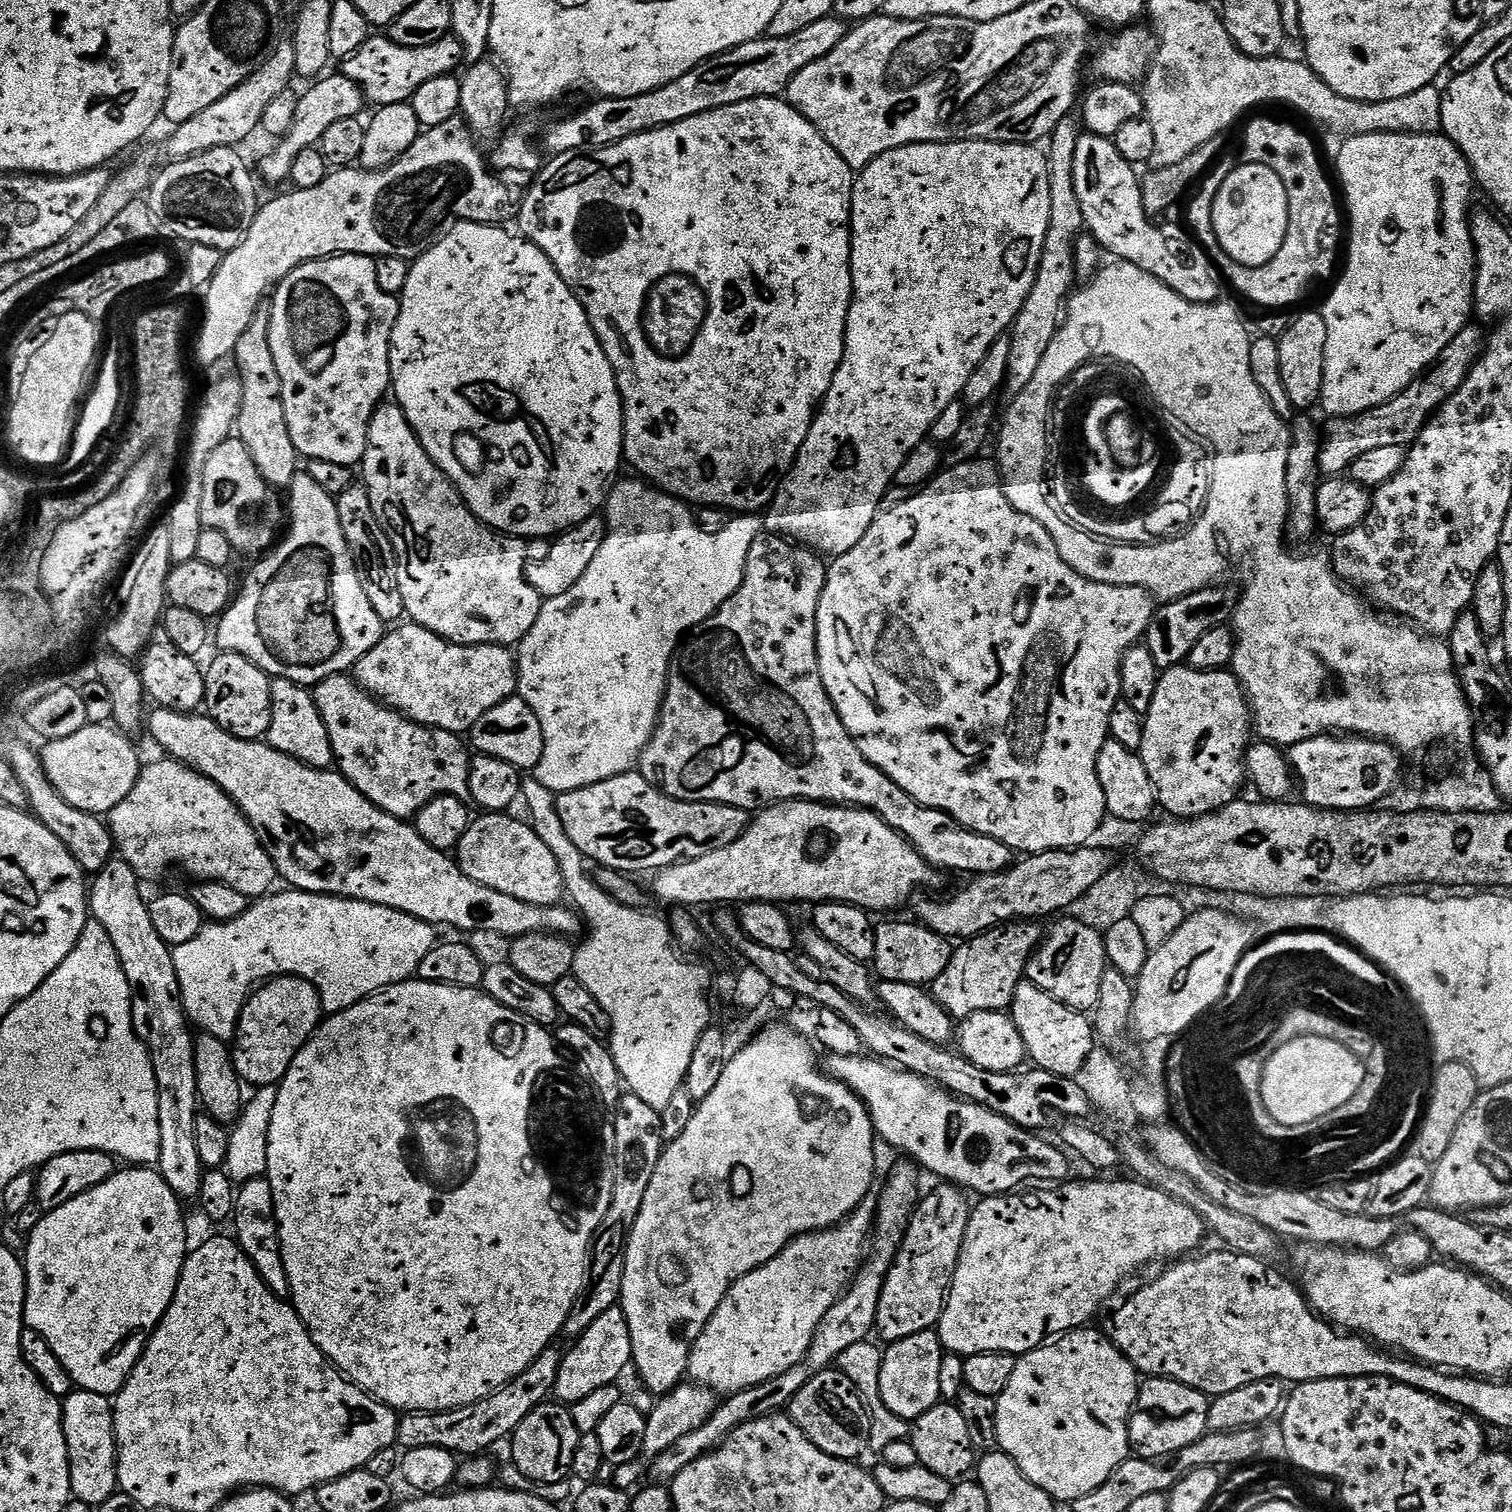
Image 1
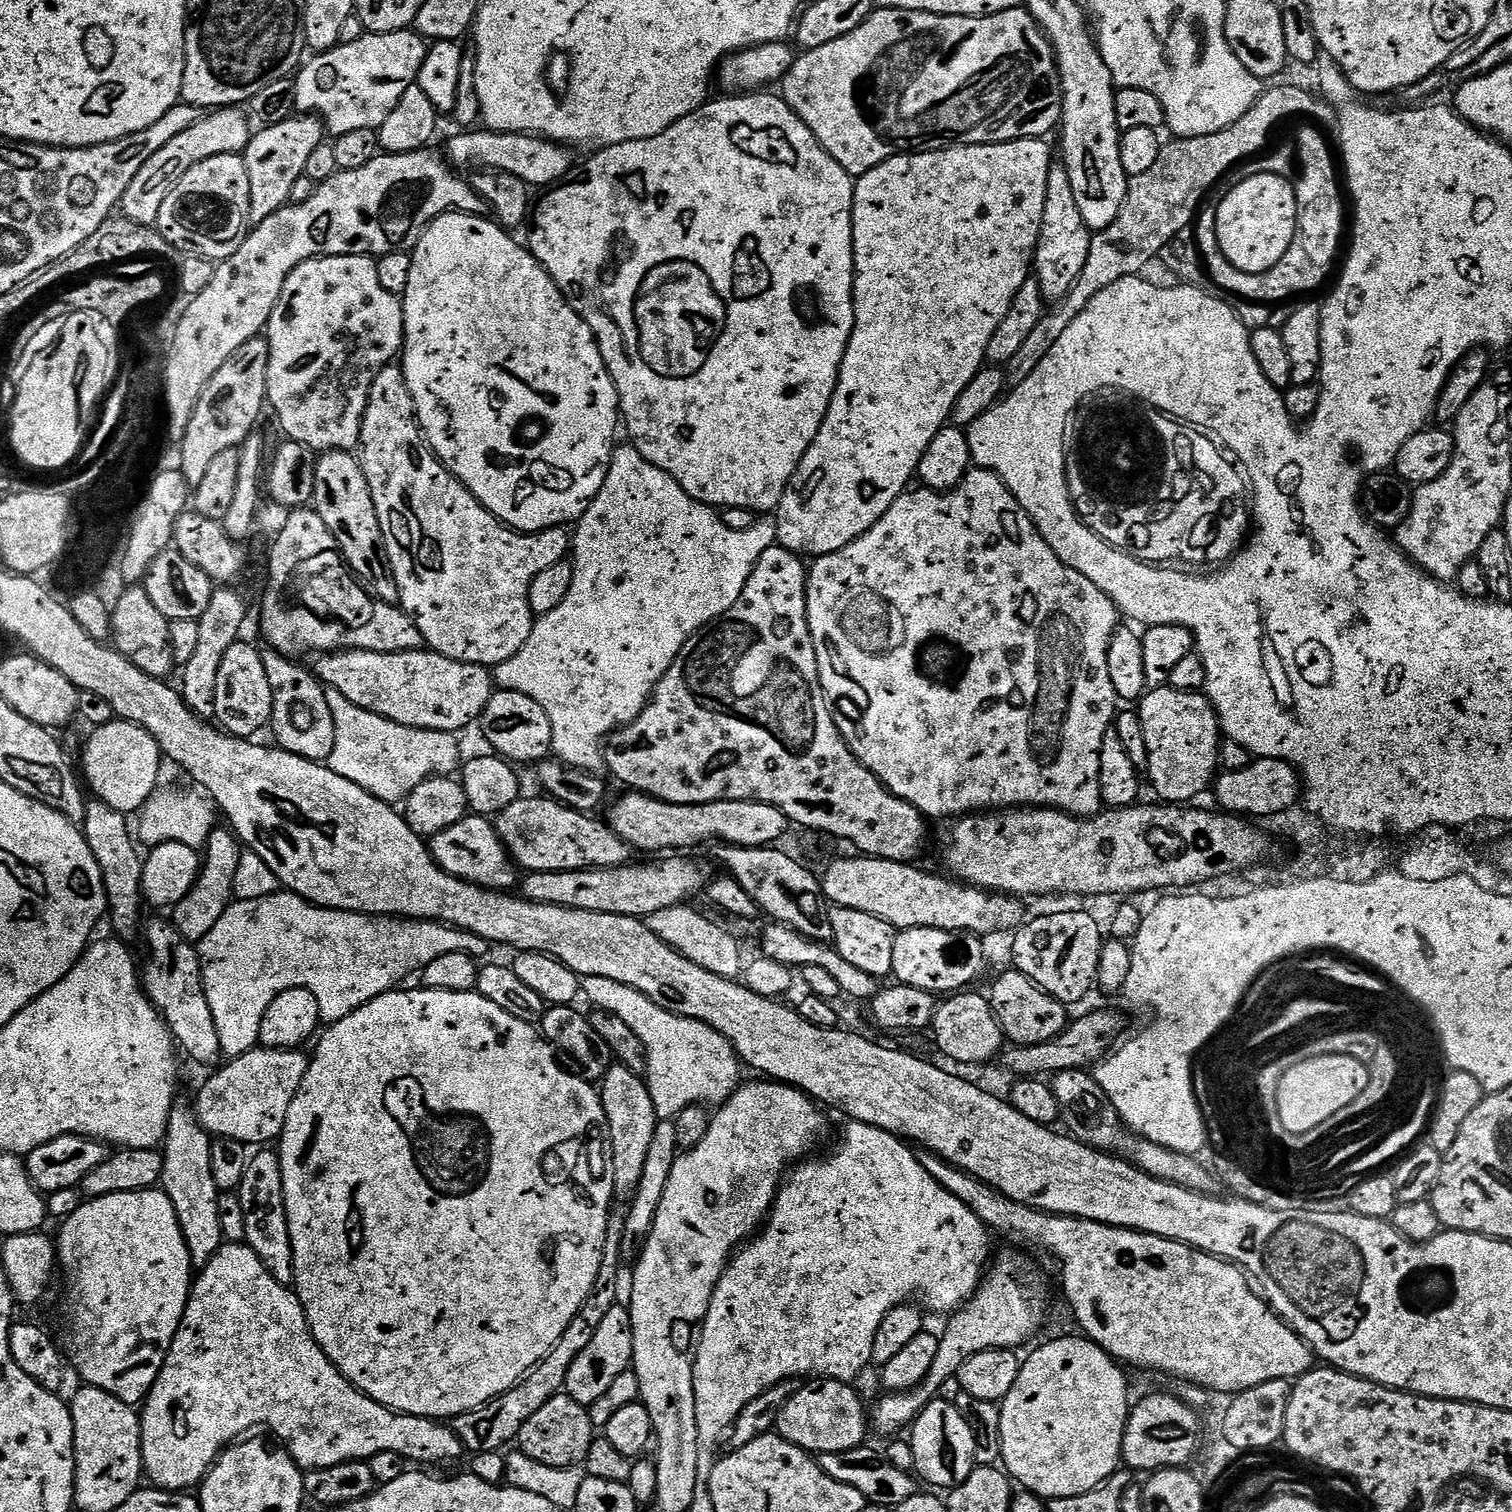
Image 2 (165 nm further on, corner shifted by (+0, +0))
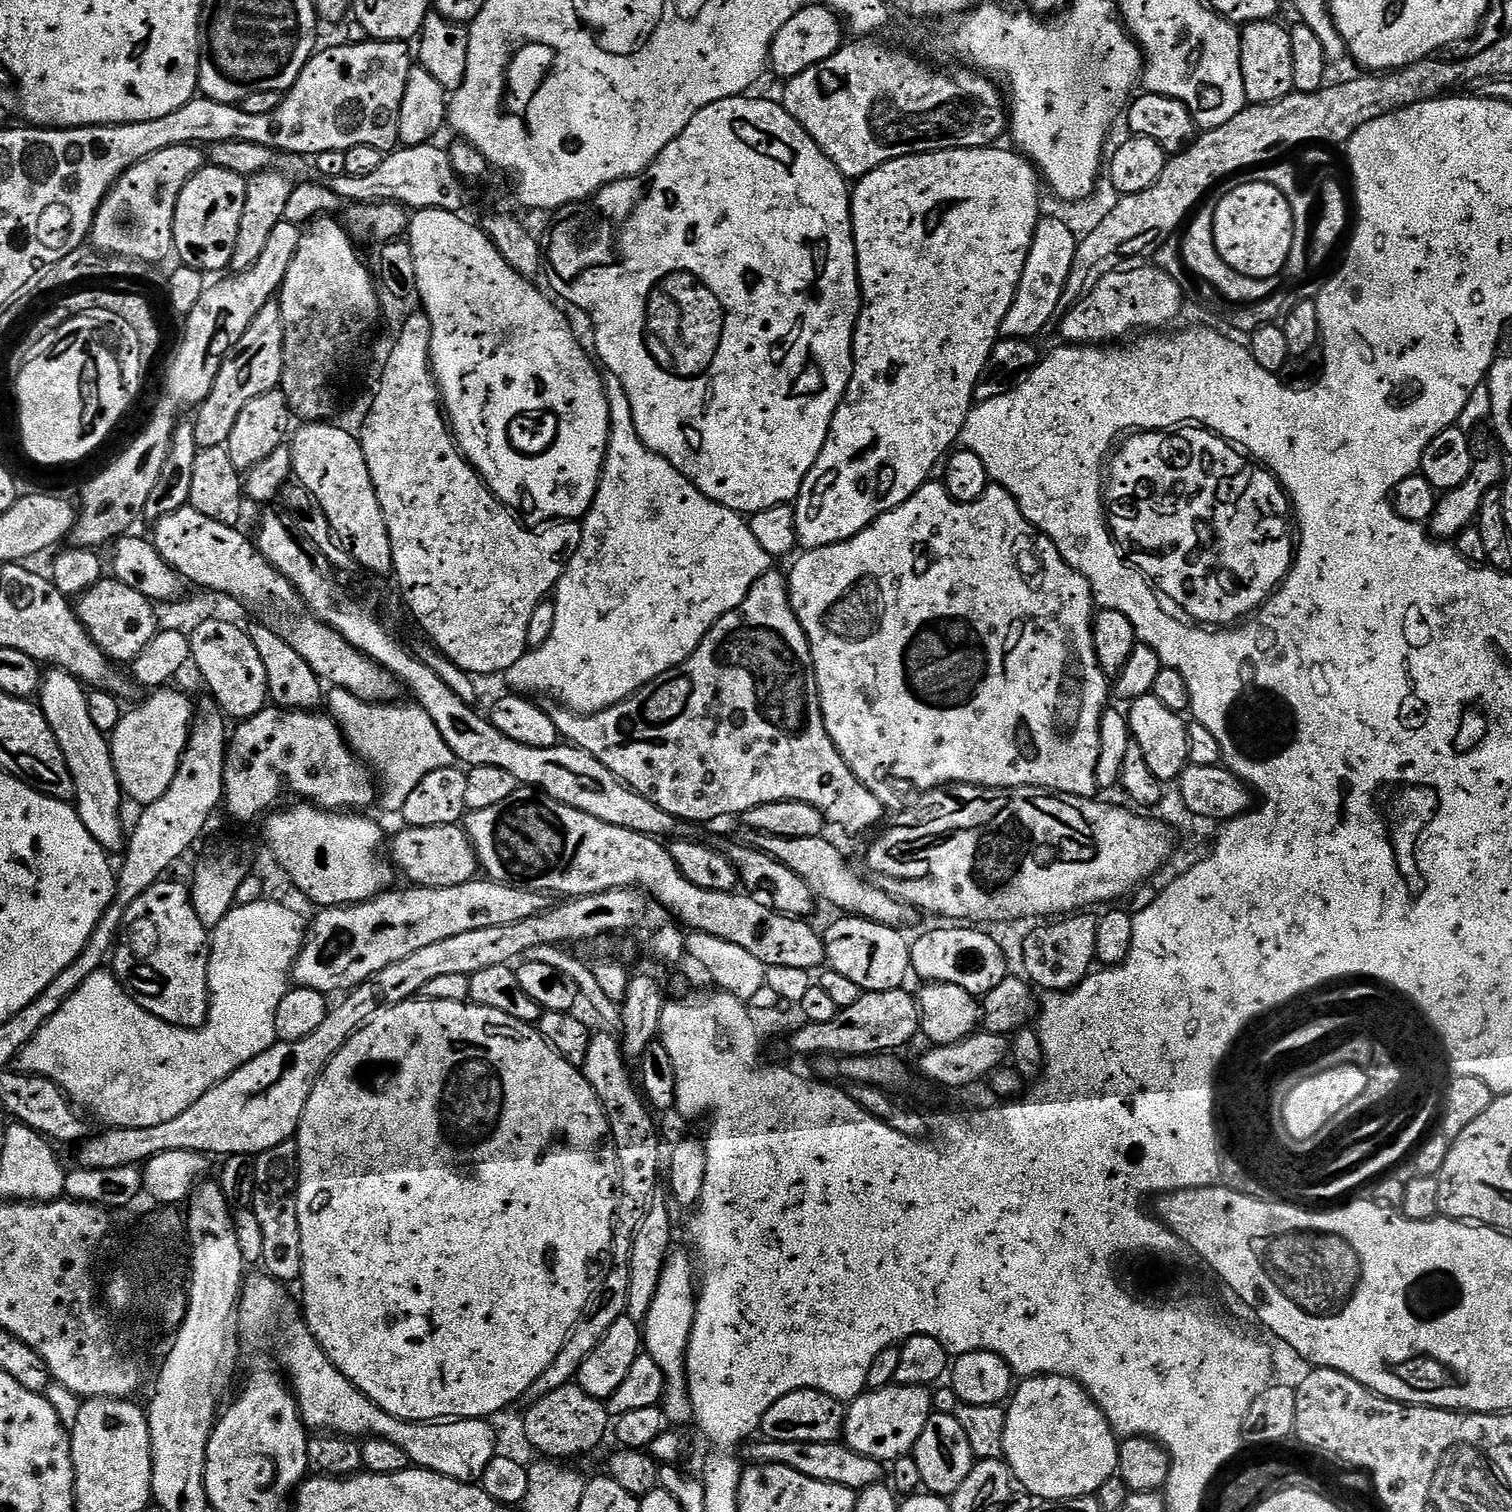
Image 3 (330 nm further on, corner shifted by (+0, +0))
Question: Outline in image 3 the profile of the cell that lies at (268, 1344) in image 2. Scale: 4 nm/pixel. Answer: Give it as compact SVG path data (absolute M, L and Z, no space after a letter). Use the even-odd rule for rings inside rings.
M249 1275L240 1292L240 1327L238 1335L245 1345L252 1348L269 1348L276 1355L279 1367L286 1373L290 1387L300 1408L304 1427L320 1434L335 1434L349 1438L375 1438L394 1442L406 1450L417 1468L437 1472L463 1484L480 1482L492 1459L498 1455L496 1432L487 1419L454 1420L447 1422L421 1422L399 1420L386 1414L364 1392L360 1392L326 1358L322 1346L314 1338L302 1319L301 1309L288 1297L283 1283L273 1276Z

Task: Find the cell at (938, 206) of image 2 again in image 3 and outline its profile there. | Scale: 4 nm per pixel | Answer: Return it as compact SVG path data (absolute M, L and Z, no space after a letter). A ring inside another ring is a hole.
M989 146L987 148L951 148L950 150L942 150L941 152L923 152L917 156L903 156L897 160L880 164L874 170L870 170L870 174L859 177L851 189L852 233L854 234L854 242L856 243L856 269L860 275L860 299L862 301L860 316L856 319L856 333L852 339L852 377L850 378L850 386L846 390L846 394L842 398L842 402L838 406L838 410L832 419L830 434L826 438L826 446L822 446L822 454L818 454L818 462L814 462L810 474L806 474L806 478L800 487L800 492L794 501L794 507L796 509L796 543L801 549L811 550L814 548L825 548L831 544L837 544L843 540L854 538L863 528L869 528L878 517L886 514L890 510L894 510L899 504L911 498L923 484L929 483L931 476L928 475L930 475L935 468L937 471L938 465L949 455L950 449L953 447L951 444L953 443L955 445L960 439L962 426L966 422L969 414L972 413L974 407L975 384L978 383L981 376L983 376L983 367L986 366L988 359L991 358L991 350L995 347L1000 336L1000 327L1006 318L1006 310L1010 310L1010 306L1014 302L1016 287L1022 278L1022 270L1026 266L1026 258L1030 254L1032 239L1036 233L1038 222L1042 218L1042 211L1040 212L1040 184L1042 188L1042 177L1036 165L1019 151L1013 150L1011 147L1008 147L1009 149L1000 147L1001 146Z

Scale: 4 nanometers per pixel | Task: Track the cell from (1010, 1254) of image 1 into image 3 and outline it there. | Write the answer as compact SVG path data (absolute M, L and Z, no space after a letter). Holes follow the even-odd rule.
M891 1383L886 1388L866 1390L847 1405L844 1413L843 1443L853 1448L858 1454L866 1454L870 1458L881 1462L891 1462L900 1456L909 1455L915 1449L918 1438L932 1417L932 1392L928 1388L906 1386L905 1384Z

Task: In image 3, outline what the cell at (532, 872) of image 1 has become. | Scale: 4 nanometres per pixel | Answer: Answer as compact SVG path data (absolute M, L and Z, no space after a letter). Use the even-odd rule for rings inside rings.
M460 824L426 826L425 828L405 827L390 840L390 859L395 871L405 876L405 881L421 888L445 888L462 886L473 879L478 872L478 861L468 834Z

